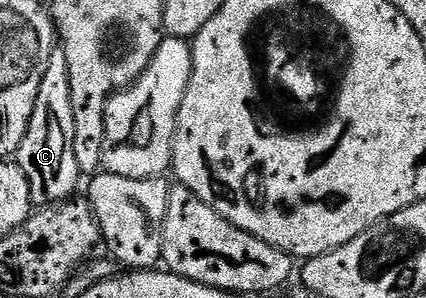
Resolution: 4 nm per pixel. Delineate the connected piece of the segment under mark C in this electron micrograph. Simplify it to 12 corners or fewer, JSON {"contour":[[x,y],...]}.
{"contour":[[54,50],[16,153],[31,205],[75,195],[67,62]]}

